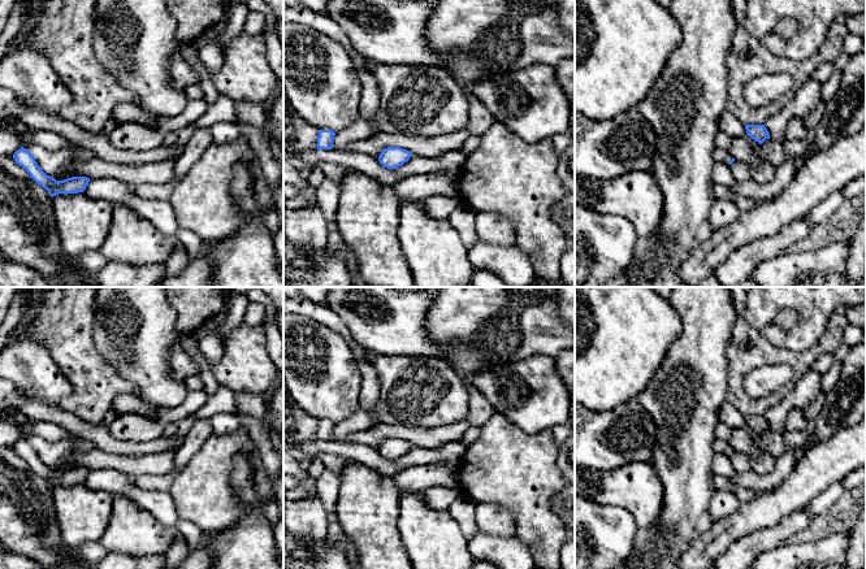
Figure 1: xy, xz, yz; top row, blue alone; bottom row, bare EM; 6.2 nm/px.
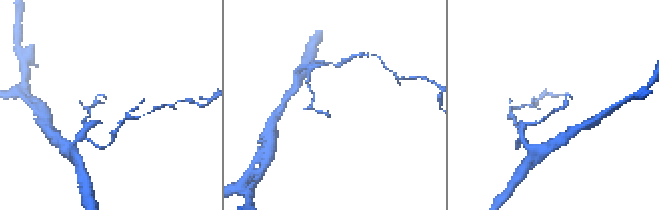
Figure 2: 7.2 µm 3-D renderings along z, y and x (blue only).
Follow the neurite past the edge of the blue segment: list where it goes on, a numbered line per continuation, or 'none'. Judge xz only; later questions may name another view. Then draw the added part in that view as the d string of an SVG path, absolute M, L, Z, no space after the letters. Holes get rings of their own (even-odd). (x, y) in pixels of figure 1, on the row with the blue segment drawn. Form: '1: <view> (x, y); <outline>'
none

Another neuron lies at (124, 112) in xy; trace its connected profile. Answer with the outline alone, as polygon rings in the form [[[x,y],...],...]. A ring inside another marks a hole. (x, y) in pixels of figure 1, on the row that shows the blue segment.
[[[118,103],[113,109],[112,118],[117,123],[135,122],[151,130],[157,130],[160,117],[147,113],[137,104]]]

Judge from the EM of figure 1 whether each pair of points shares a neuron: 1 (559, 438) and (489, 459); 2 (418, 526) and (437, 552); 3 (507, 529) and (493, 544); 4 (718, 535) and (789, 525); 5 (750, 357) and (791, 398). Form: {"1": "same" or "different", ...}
{"1": "different", "2": "same", "3": "different", "4": "different", "5": "different"}

